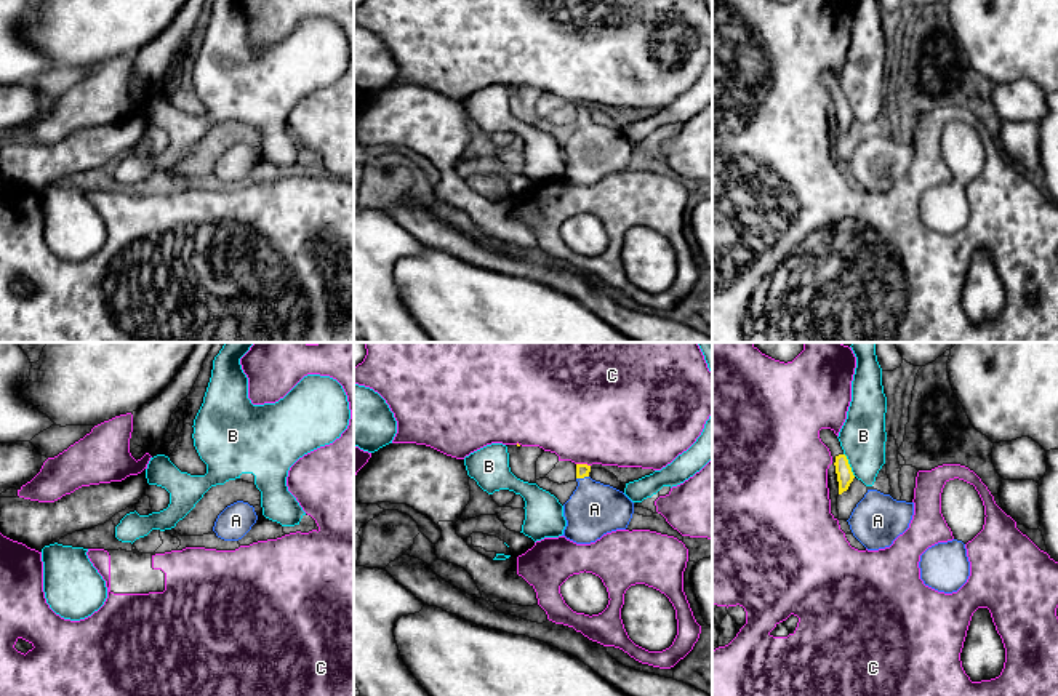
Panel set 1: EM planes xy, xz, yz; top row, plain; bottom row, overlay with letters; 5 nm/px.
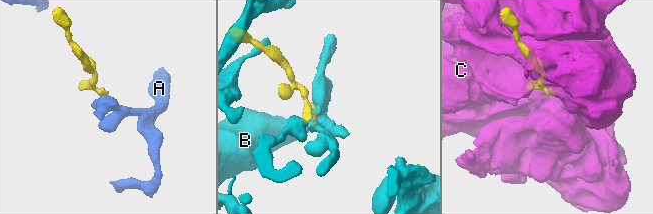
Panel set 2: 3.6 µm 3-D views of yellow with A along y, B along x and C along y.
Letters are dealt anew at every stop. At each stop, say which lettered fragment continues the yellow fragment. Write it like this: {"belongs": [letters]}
{"belongs": ["A"]}

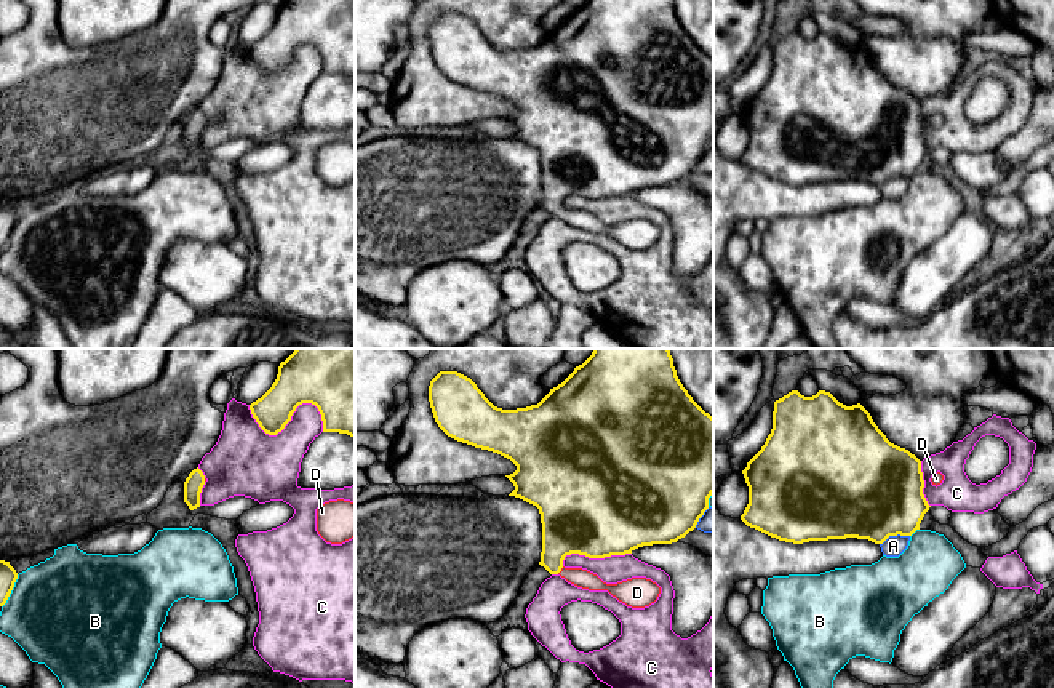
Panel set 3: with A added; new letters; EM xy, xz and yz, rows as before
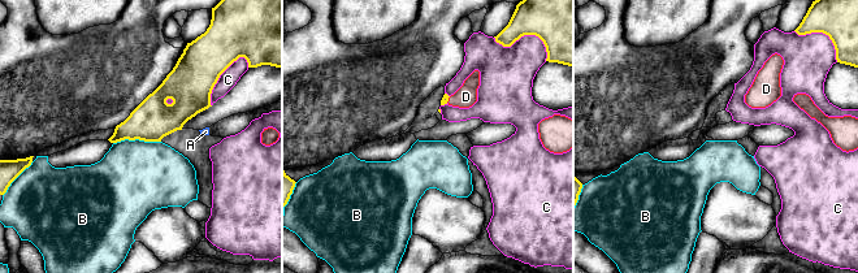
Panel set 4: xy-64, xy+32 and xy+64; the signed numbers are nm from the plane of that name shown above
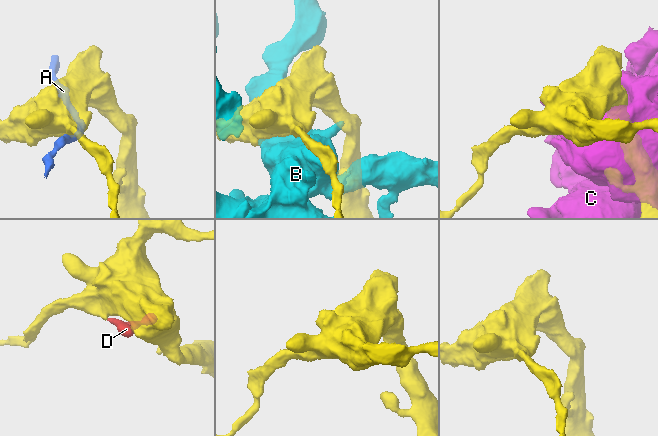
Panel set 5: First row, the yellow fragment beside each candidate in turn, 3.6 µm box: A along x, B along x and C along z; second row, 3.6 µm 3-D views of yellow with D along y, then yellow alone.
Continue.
{"belongs": ["D"]}

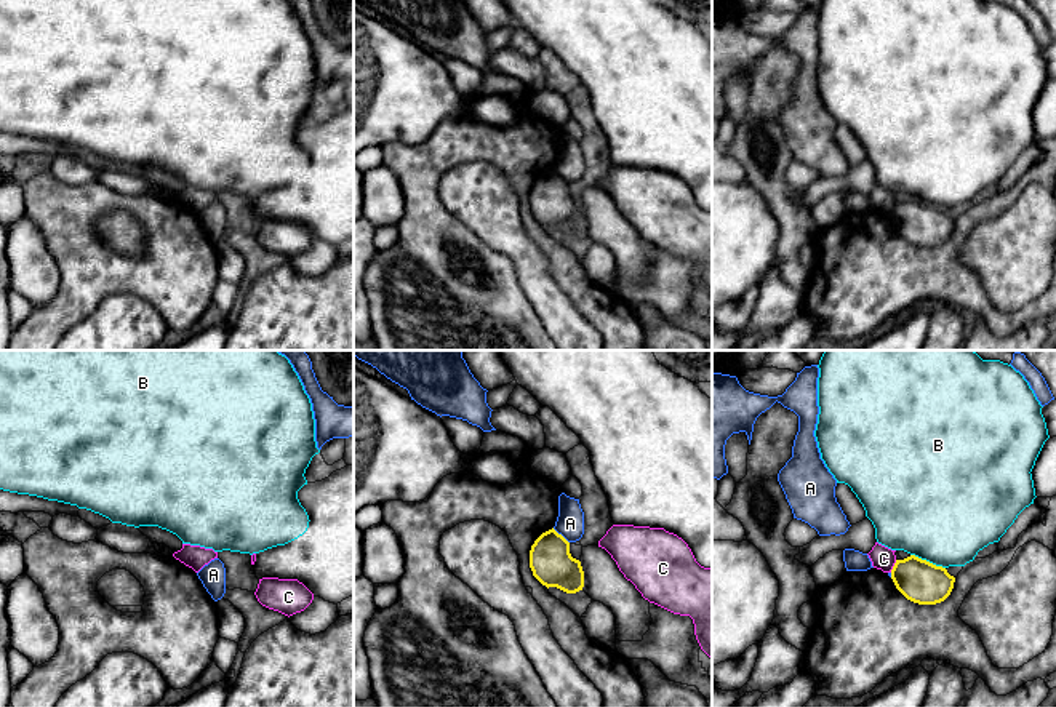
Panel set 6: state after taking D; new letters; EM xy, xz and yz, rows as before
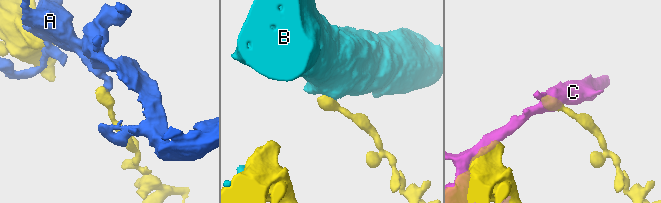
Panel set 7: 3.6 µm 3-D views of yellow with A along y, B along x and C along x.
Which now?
{"belongs": []}

